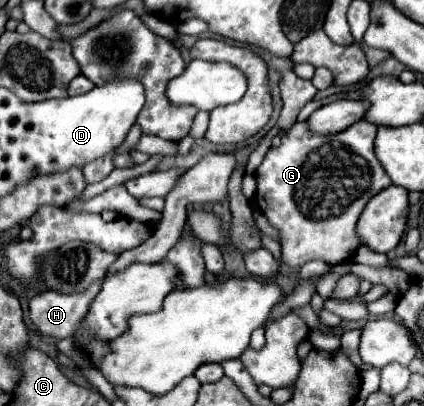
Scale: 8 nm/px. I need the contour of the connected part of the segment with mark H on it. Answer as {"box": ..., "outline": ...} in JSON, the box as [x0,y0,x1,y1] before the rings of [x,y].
{"box":[29,282,101,340],"outline":[[[95,282],[89,292],[81,294],[59,294],[53,290],[41,292],[29,302],[29,318],[37,326],[37,330],[45,336],[63,340],[71,338],[79,328],[83,316],[87,314],[87,306],[93,302],[101,288],[101,282]]]}

